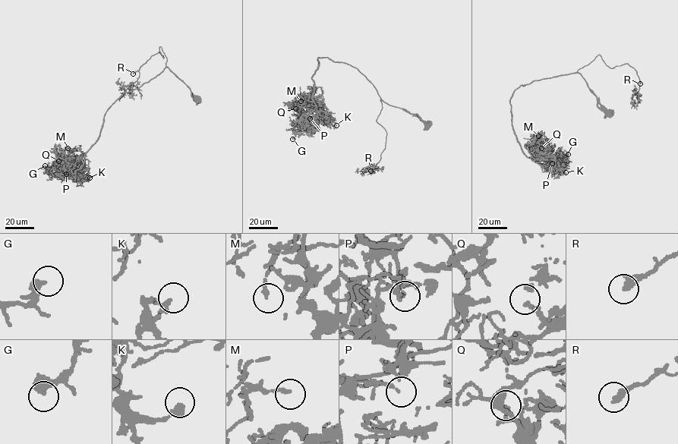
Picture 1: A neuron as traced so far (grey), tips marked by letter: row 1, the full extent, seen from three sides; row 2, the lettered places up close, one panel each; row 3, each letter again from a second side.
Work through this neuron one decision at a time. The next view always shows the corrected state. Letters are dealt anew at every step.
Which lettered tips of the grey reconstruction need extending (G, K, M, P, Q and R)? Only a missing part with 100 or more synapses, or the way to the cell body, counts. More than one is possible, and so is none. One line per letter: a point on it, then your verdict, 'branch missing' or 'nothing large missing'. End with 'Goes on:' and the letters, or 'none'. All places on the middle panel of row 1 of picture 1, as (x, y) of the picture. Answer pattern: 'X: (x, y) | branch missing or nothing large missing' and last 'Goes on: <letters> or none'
G: (292, 139) | nothing large missing
K: (336, 125) | nothing large missing
M: (301, 101) | branch missing
P: (310, 118) | branch missing
Q: (295, 108) | nothing large missing
R: (370, 171) | branch missing
Goes on: M, P, R

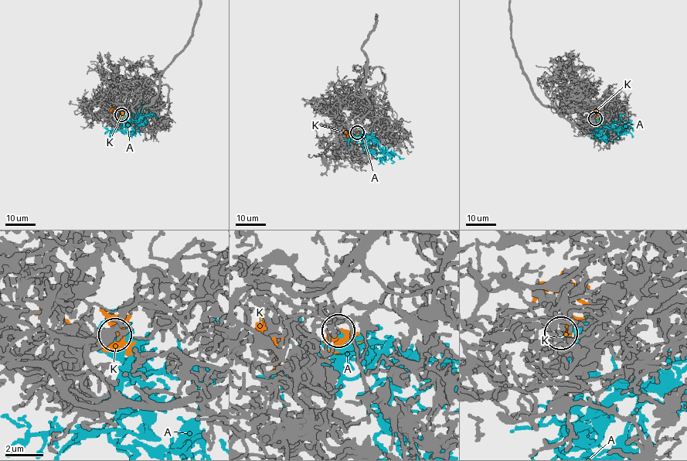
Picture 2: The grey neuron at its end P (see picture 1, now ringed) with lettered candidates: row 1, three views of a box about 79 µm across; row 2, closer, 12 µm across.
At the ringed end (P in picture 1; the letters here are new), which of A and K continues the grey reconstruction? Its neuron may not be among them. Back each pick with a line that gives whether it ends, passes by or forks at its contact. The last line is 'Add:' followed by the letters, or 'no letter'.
A: It ends there
Add: A

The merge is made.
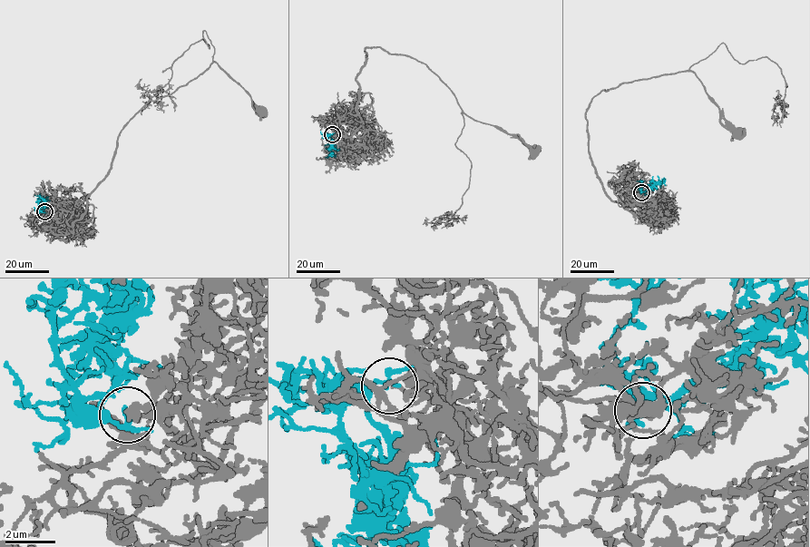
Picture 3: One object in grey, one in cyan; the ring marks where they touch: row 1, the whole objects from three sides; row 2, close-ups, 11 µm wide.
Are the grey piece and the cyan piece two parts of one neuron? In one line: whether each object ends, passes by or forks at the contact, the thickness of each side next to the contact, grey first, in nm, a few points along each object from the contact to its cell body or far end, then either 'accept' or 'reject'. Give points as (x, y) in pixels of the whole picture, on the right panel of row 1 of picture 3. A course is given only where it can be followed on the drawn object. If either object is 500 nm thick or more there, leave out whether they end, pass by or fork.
grey ends there; cyan passes by; 170 nm thick on the grey side, 190 nm on the other; grey runs (641, 192), (626, 199), (626, 209), (613, 201), (590, 160), (585, 116), (603, 90), (692, 72), (738, 133); cyan runs (641, 192), (660, 183), (664, 178); accept

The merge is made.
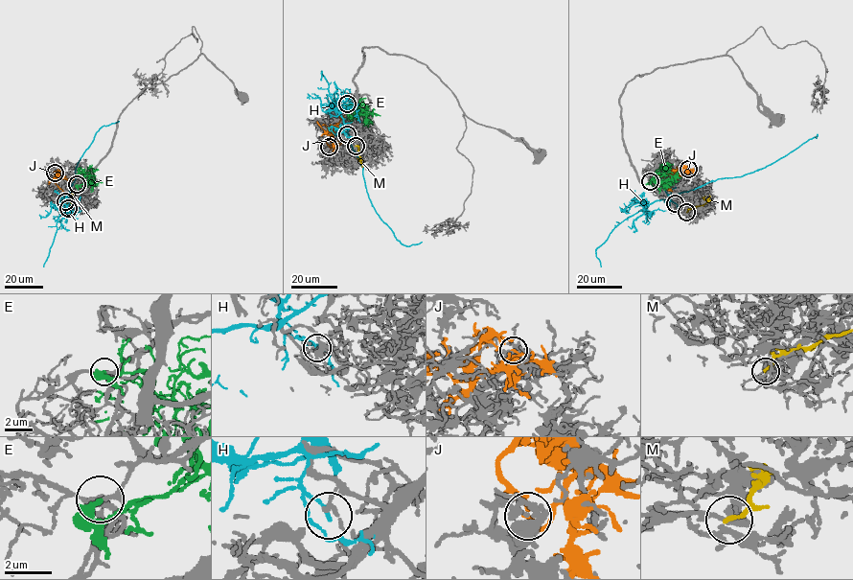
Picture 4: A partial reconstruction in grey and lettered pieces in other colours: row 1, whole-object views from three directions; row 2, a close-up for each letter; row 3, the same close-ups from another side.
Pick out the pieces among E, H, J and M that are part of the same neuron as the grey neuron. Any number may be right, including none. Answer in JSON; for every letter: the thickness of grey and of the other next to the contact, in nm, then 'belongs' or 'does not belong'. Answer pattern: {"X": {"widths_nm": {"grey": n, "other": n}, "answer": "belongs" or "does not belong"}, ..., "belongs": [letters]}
{"E": {"widths_nm": {"grey": 140, "other": 320}, "answer": "belongs"}, "H": {"widths_nm": {"grey": 120, "other": 130}, "answer": "does not belong"}, "J": {"widths_nm": {"grey": 100, "other": 120}, "answer": "does not belong"}, "M": {"widths_nm": {"grey": 240, "other": 180}, "answer": "does not belong"}, "belongs": ["E"]}

